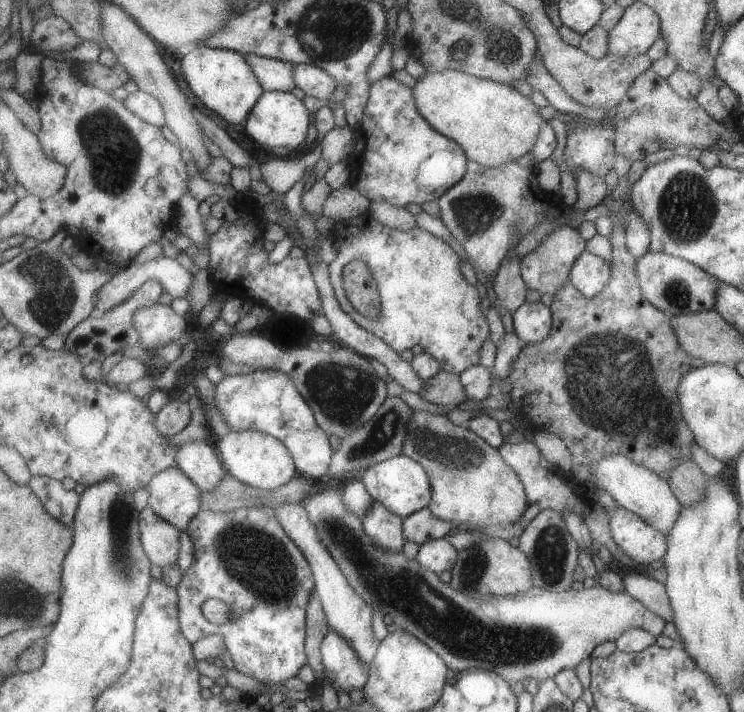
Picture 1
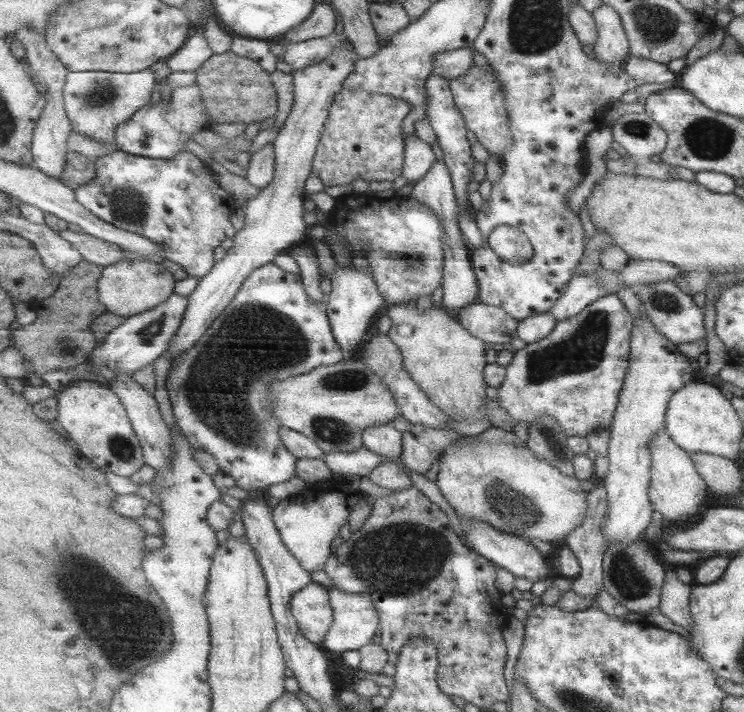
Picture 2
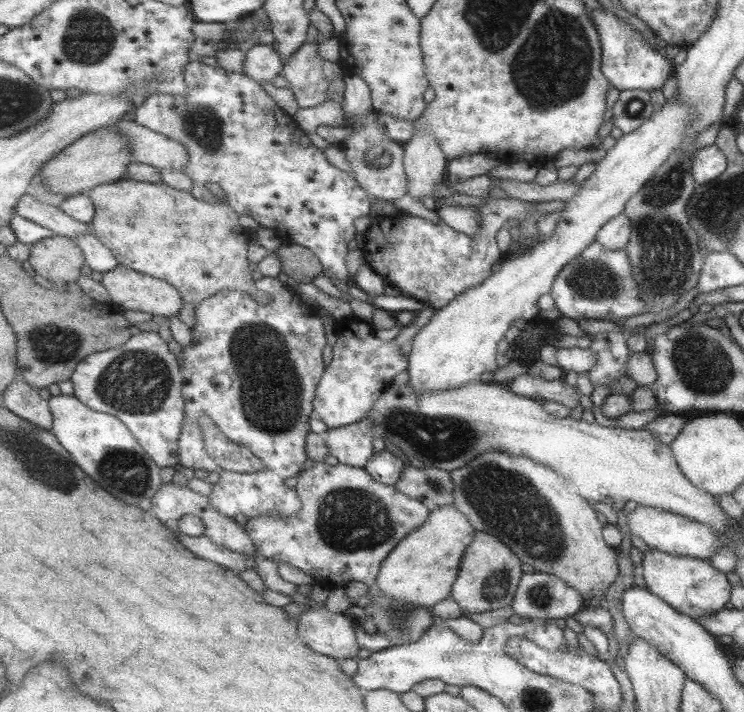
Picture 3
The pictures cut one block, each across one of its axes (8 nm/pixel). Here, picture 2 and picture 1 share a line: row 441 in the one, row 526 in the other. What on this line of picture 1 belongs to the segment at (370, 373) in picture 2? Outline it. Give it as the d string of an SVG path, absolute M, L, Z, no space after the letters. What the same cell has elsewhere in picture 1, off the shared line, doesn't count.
M331 479L315 481L315 486L301 502L308 511L313 527L318 529L323 544L329 548L355 593L358 593L373 611L383 614L389 622L426 643L448 664L451 673L471 668L487 669L501 676L509 685L524 678L531 678L539 683L553 678L558 671L574 670L581 660L590 658L595 646L605 641L613 641L630 627L645 630L655 638L662 634L666 624L662 616L649 612L624 590L613 593L600 585L580 591L568 589L561 593L530 587L513 595L477 595L454 590L453 586L445 584L439 578L439 574L424 568L417 558L411 560L401 551L377 546L365 533L362 518L351 512L343 503L341 484L334 482Z

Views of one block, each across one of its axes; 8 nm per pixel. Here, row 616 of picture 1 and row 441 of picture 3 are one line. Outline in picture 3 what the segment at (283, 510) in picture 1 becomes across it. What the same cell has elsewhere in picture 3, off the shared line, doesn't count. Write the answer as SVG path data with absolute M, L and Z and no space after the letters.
M365 417L356 424L328 429L326 442L340 463L356 468L366 468L375 455L373 448L373 419Z

